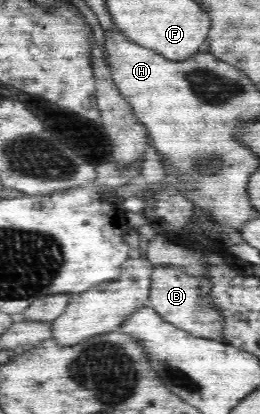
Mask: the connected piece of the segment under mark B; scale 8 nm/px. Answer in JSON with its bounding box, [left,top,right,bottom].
[149,265,225,342]

